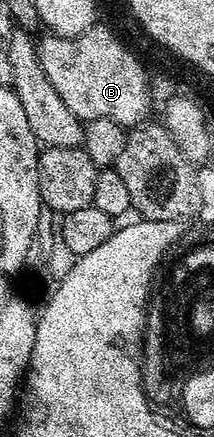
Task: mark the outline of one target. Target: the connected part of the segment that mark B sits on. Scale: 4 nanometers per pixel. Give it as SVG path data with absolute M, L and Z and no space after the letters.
M92 26L88 32L82 32L79 36L74 36L72 40L64 36L56 36L54 34L44 35L44 40L38 41L39 46L39 61L41 62L41 70L45 70L45 78L49 78L49 82L53 82L53 90L57 90L57 94L61 94L61 102L65 102L65 106L69 106L69 110L78 116L80 121L86 122L93 118L113 118L113 122L124 126L136 126L137 124L146 121L146 108L144 103L143 93L149 89L147 82L147 72L139 65L140 57L122 39L118 40L113 33L107 28L99 28L100 26Z

